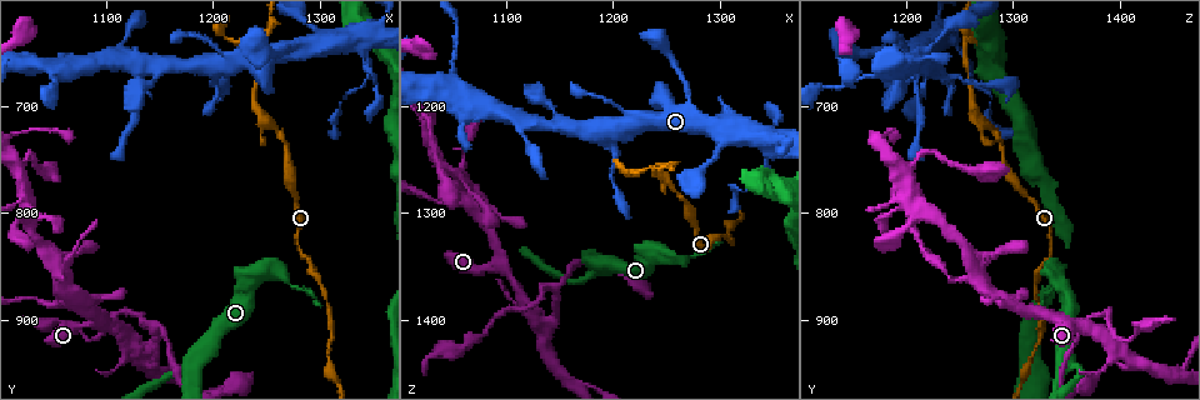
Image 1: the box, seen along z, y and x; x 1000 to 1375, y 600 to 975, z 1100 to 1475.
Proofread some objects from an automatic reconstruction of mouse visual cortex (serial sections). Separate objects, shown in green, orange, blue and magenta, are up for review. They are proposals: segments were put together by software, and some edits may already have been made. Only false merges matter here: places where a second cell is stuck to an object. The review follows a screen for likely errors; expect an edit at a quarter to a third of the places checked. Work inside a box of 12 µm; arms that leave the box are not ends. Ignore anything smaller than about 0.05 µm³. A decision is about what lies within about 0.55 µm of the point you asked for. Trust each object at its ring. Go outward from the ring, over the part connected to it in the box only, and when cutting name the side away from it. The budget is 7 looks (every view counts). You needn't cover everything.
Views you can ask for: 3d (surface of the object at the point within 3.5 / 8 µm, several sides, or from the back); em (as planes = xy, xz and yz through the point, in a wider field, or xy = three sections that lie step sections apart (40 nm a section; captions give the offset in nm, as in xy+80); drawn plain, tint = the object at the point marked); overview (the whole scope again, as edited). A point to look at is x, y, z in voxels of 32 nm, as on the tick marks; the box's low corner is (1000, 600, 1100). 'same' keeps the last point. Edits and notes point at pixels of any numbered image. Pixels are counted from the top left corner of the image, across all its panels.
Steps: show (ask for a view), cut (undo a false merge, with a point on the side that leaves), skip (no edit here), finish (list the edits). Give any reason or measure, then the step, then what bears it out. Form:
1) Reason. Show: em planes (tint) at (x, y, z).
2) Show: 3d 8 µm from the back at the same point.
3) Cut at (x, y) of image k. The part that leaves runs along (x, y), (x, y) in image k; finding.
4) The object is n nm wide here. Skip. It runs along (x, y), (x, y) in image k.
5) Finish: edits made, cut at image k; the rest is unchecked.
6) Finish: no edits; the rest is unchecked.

Show: 3d 3.5 µm at (1094, 902, 1344).

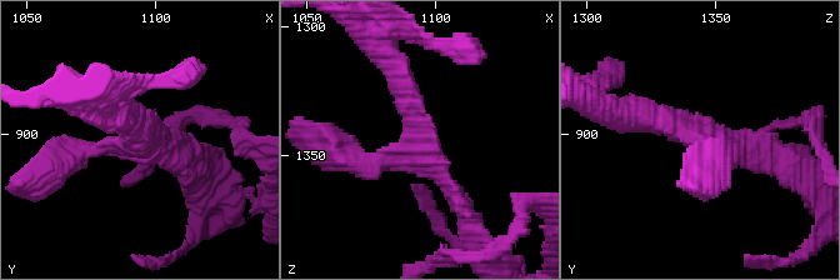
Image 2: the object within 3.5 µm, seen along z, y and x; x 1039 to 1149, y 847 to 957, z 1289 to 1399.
3 arms meet here; the arms are 200, 250, 300 nm wide. Skip. It runs along (346, 156), (419, 144), (396, 70) in image 2; continuous, no second cell.

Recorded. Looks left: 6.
Three-way junction. Show: 3d 3.5 µm at (1052, 882, 1292).

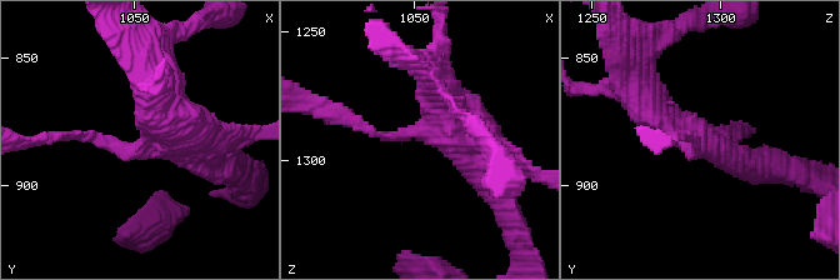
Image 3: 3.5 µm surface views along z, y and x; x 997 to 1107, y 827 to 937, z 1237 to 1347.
Shape alone is not enough. Show: em xy step 2 (tint) at (1053, 884, 1290).

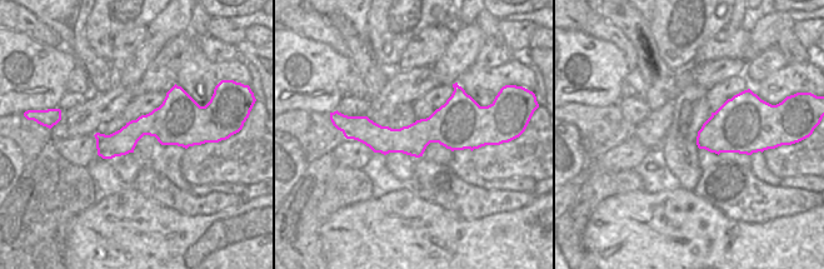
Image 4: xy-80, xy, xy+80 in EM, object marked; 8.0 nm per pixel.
3 arms meet here. Skip. It runs along (349, 123), (375, 137), (479, 143) in image 4; continuous, no second cell.

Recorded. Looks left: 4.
Sharp bend. Show: 3d 3.5 µm from the back at (1306, 632, 1230).

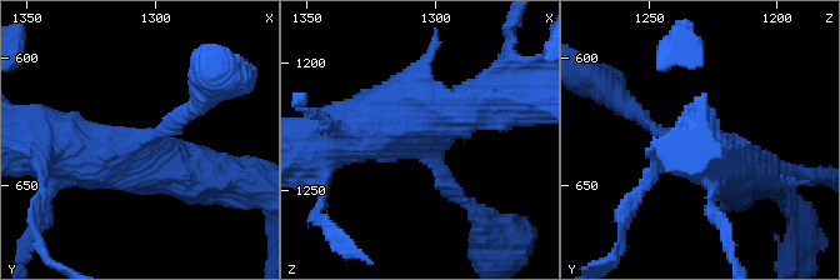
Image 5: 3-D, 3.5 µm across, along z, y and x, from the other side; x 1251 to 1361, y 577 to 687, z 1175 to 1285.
Shape alone is not enough. Show: em xy step 1 (tint) at (1303, 634, 1230).

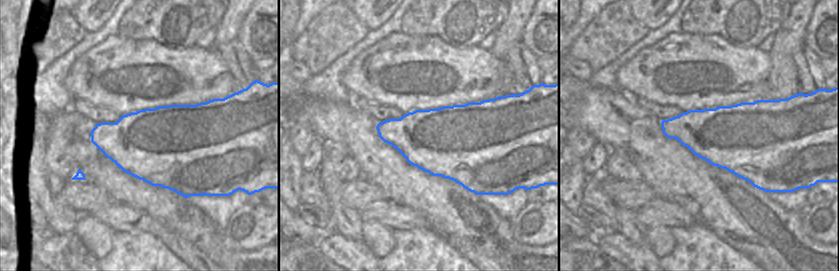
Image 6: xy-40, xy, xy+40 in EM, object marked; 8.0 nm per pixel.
Show: em planes (tint) at the same point.

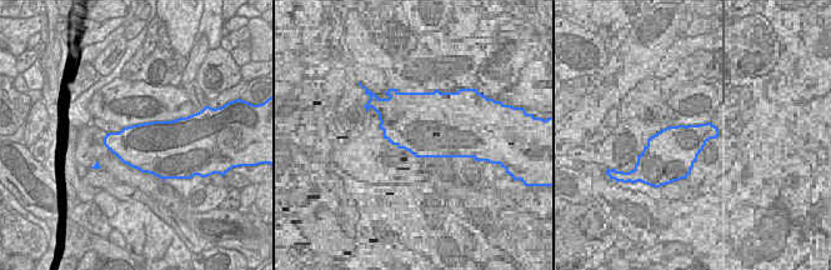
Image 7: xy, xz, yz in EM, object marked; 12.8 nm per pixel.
The object is 650 nm wide here. Skip. It runs along (490, 106), (421, 113), (329, 141) in image 5; all the same cell.

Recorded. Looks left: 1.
Finish: no edits; the rest is unchecked.

